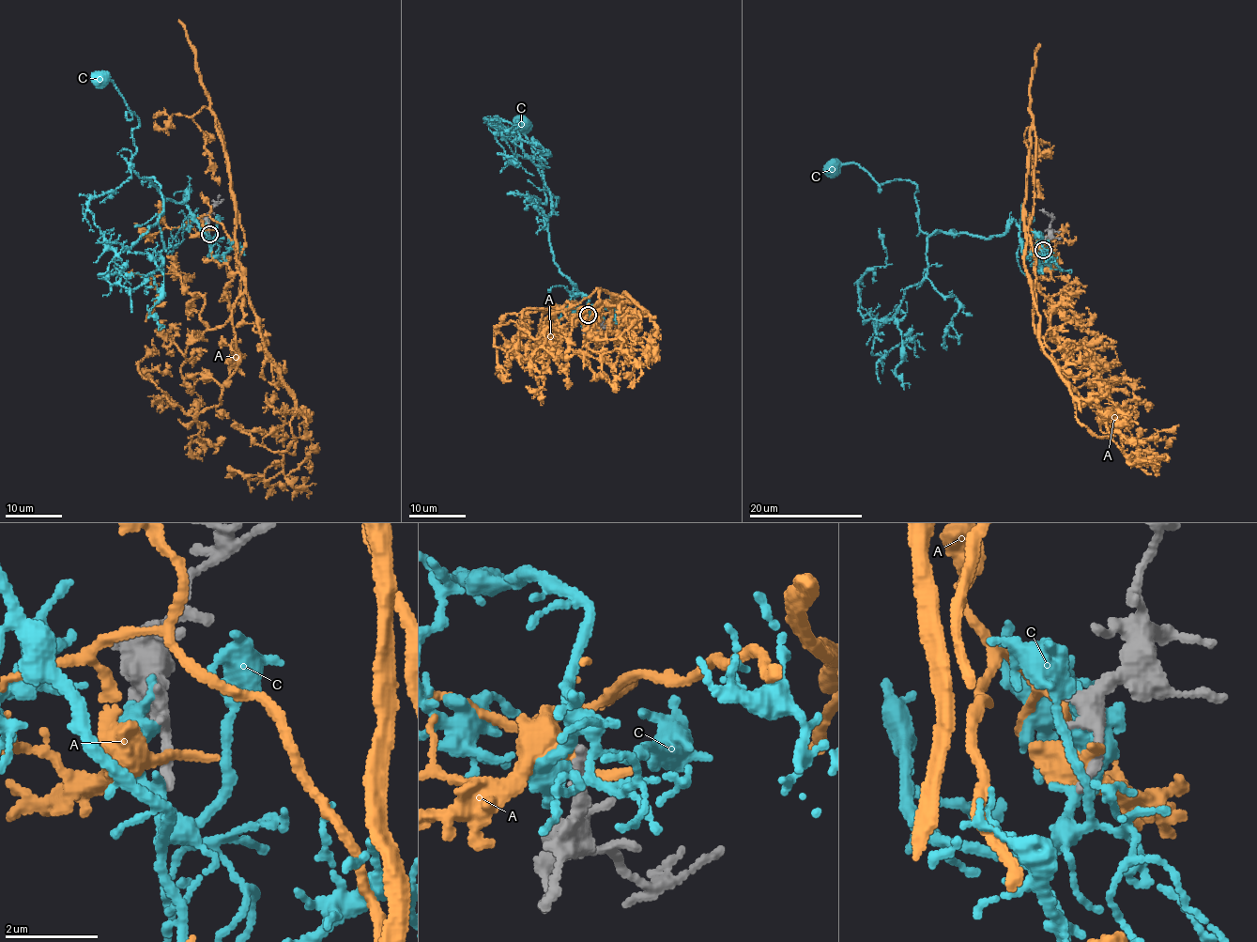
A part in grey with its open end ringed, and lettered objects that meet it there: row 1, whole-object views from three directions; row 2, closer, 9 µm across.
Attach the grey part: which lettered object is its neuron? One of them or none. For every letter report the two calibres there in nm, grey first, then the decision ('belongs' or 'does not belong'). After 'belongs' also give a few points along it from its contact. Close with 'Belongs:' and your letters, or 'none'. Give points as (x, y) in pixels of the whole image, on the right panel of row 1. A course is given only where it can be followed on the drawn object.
A: calibres 280 and 480 nm; does not belong
C: calibres 200 and 240 nm; does not belong
Belongs: none

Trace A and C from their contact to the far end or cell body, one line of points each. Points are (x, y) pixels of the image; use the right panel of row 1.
A: (1045, 245), (1034, 233), (1040, 348), (1098, 419), (1110, 419), (1089, 405), (1097, 383), (1144, 388)
C: (1044, 250), (1022, 252), (1014, 221), (937, 231), (925, 275), (866, 320), (879, 228)

